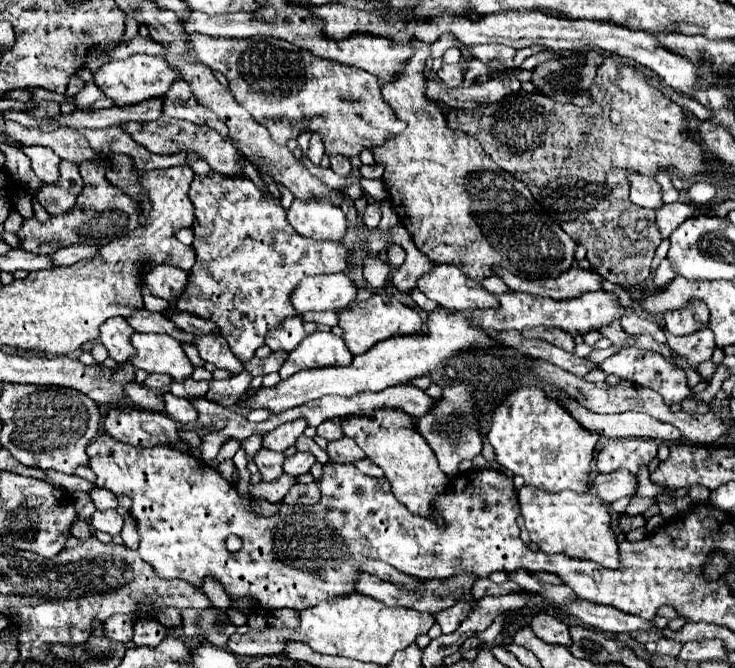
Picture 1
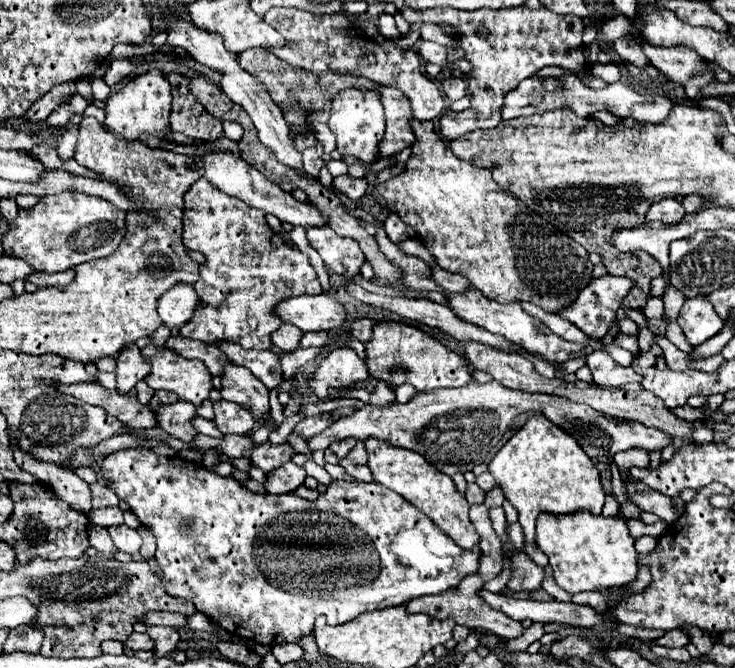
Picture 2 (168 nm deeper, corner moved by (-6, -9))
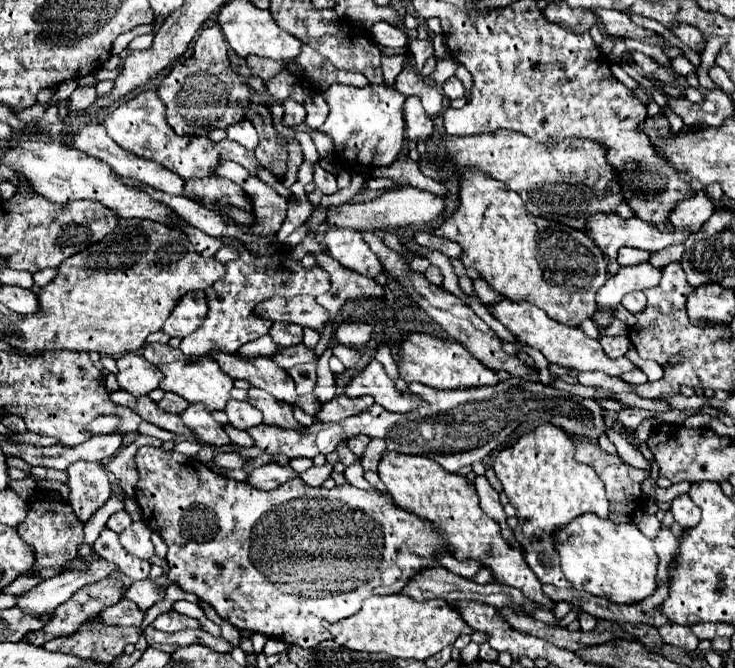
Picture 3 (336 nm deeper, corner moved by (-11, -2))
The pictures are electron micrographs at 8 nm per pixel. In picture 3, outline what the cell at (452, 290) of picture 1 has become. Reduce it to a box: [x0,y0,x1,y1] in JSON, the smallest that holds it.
[487,299,635,377]

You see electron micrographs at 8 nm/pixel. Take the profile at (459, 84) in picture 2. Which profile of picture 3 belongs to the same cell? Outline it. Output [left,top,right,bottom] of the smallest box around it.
[443,77,465,99]

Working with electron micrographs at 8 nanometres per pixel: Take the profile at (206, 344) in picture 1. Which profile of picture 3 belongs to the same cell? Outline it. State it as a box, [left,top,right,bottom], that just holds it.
[247,387,303,431]

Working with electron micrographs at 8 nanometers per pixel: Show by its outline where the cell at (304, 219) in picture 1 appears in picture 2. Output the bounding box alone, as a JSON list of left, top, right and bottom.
[306,228,366,280]

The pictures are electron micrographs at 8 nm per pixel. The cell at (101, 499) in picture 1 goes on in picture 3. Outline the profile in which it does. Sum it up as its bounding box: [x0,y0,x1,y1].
[107,509,131,533]

